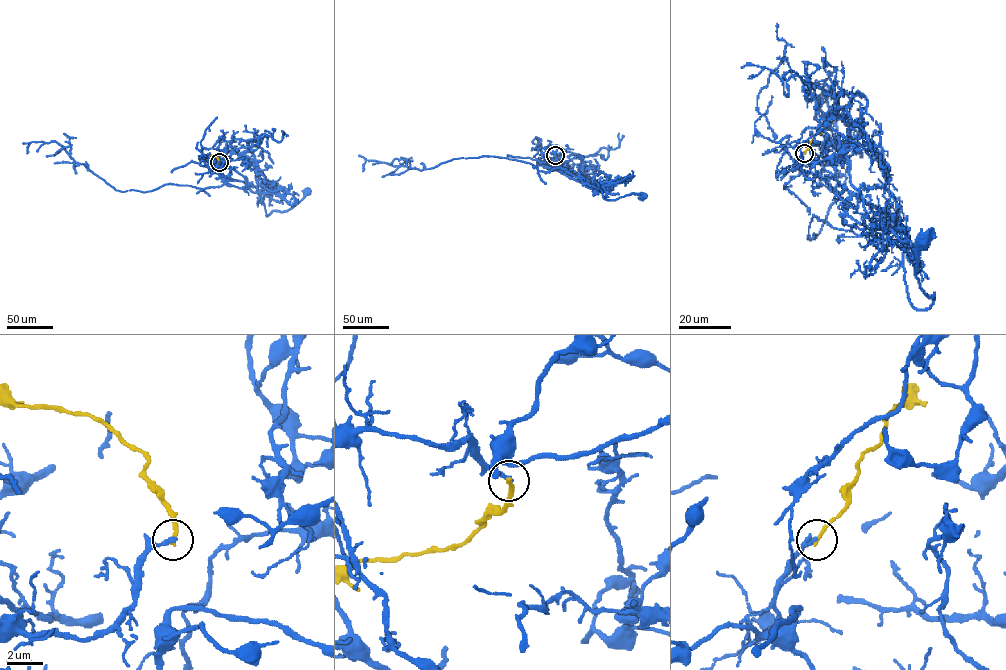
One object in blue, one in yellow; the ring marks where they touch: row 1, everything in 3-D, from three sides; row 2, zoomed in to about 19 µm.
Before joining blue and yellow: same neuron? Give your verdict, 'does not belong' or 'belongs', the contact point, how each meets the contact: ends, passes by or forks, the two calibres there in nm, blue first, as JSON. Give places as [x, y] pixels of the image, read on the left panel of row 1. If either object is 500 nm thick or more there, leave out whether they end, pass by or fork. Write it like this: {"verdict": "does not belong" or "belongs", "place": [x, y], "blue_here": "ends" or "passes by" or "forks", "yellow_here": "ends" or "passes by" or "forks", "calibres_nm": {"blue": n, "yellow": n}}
{"verdict": "does not belong", "place": [219, 162], "blue_here": "ends", "yellow_here": "ends", "calibres_nm": {"blue": 240, "yellow": 220}}

